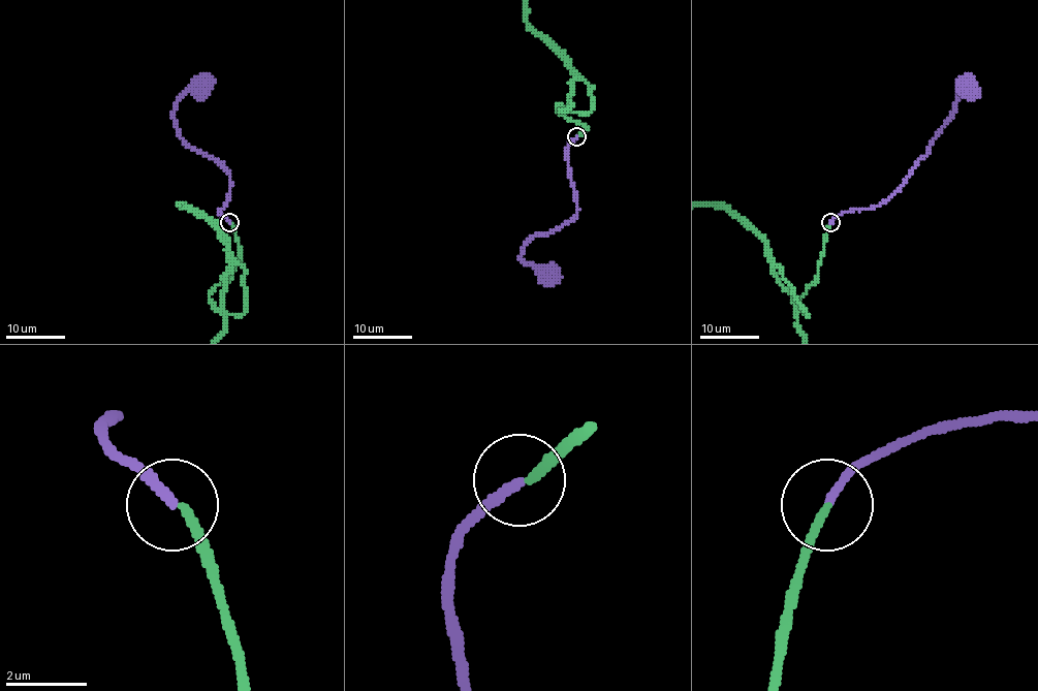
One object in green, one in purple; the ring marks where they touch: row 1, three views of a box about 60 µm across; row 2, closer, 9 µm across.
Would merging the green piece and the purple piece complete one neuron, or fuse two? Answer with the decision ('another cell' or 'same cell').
another cell

